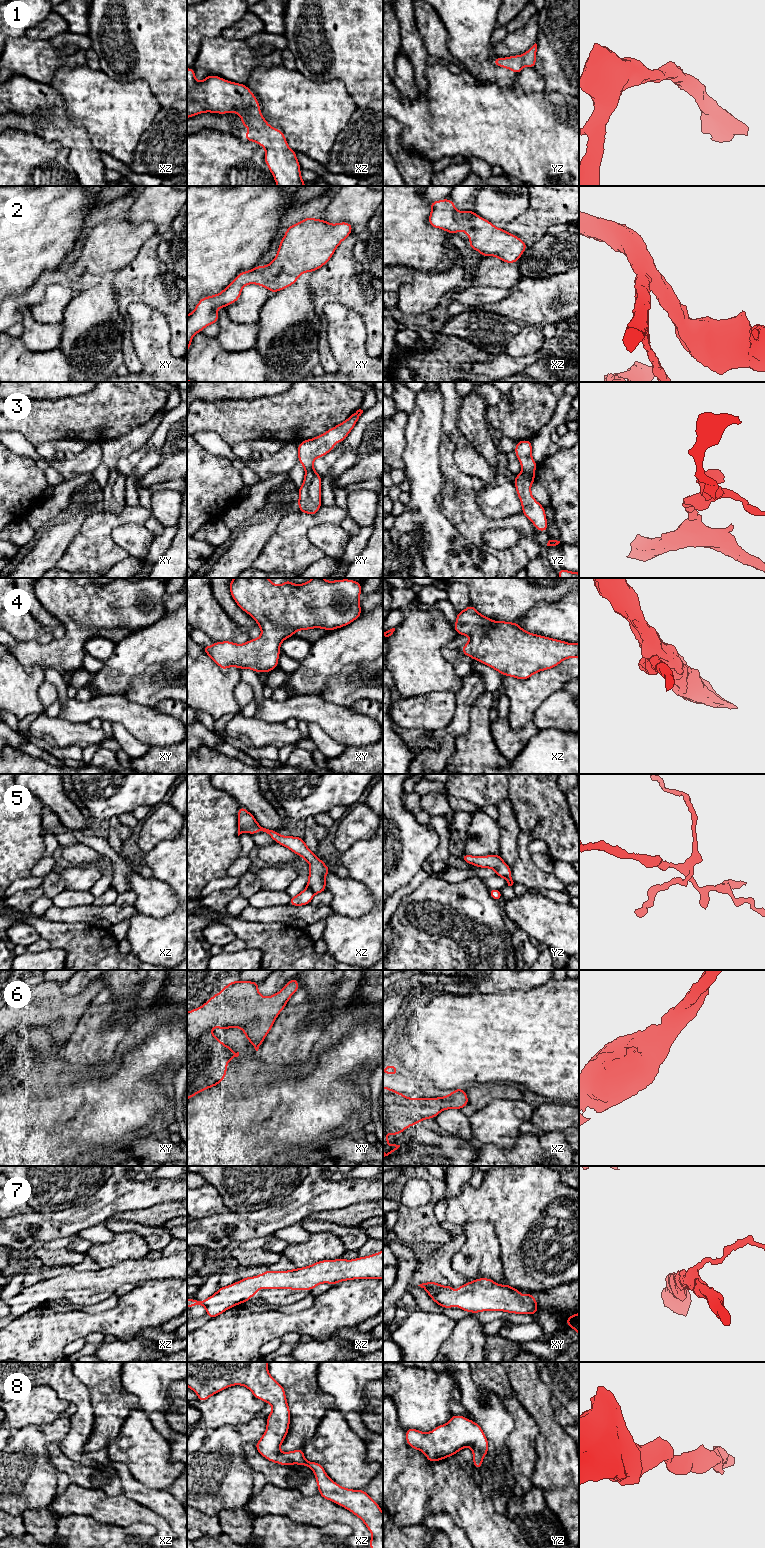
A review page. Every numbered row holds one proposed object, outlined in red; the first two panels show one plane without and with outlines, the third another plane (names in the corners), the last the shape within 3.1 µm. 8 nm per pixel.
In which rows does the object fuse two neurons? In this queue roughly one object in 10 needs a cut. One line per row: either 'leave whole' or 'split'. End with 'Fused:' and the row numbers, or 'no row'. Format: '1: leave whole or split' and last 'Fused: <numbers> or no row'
1: leave whole
2: leave whole
3: leave whole
4: leave whole
5: split
6: leave whole
7: leave whole
8: leave whole
Fused: 5

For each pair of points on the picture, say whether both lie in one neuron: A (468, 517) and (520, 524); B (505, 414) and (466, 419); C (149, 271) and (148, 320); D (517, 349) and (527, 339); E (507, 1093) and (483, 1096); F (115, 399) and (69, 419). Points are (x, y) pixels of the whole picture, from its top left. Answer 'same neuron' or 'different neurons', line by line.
A: same neuron
B: different neurons
C: different neurons
D: same neuron
E: same neuron
F: same neuron

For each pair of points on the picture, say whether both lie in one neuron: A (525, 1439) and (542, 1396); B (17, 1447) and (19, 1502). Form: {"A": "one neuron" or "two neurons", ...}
{"A": "two neurons", "B": "one neuron"}

